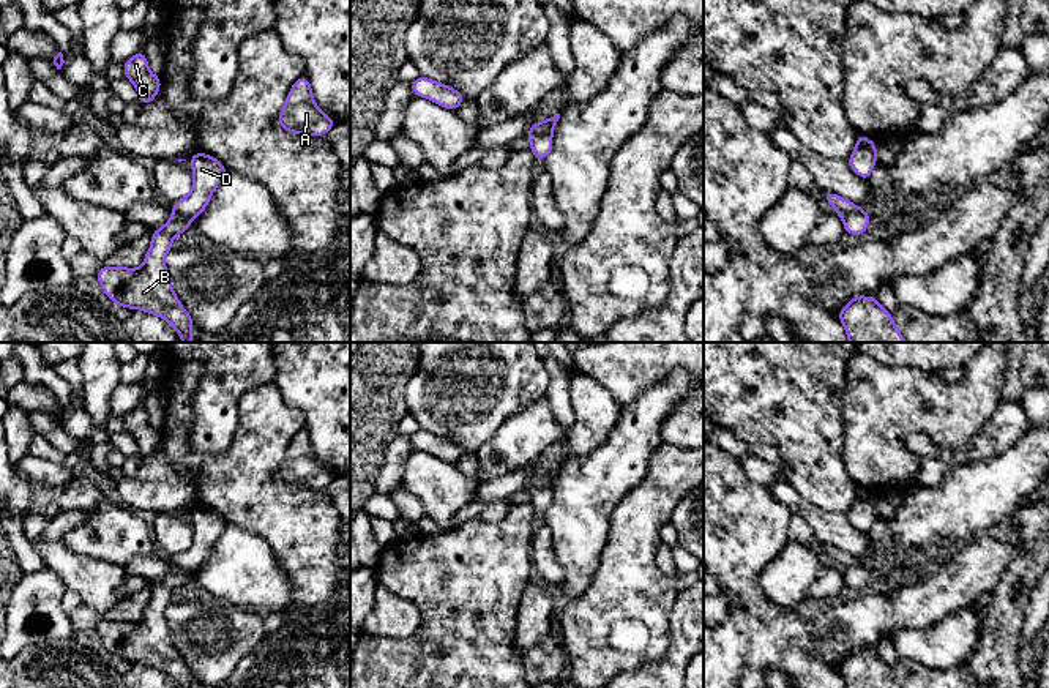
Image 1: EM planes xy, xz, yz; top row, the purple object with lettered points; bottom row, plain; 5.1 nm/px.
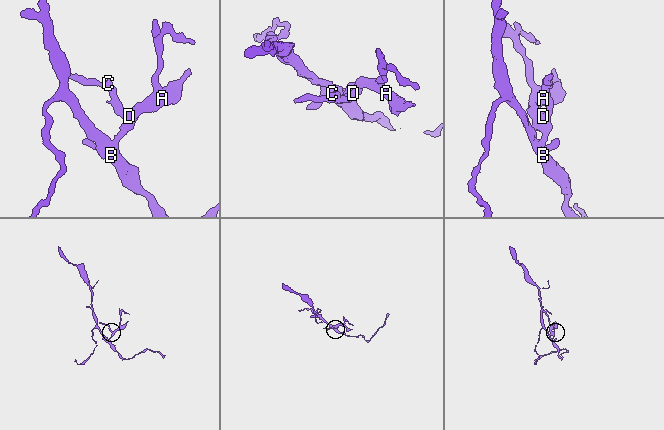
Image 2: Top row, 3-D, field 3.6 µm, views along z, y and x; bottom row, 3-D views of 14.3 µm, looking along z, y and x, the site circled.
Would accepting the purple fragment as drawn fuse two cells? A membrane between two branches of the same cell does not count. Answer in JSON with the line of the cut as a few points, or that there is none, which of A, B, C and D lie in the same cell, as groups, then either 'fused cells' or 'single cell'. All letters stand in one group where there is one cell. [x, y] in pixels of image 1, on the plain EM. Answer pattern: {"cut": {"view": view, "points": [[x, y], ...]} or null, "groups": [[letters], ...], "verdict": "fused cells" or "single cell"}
{"cut": {"view": "xz", "points": [[529, 483], [549, 489]]}, "groups": [["A", "D"], ["B", "C"]], "verdict": "fused cells"}

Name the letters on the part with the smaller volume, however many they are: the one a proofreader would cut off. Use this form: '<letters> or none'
A, D

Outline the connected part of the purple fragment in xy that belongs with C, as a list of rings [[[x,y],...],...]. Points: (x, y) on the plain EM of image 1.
[[[139,404],[134,407],[129,413],[123,415],[123,421],[126,432],[137,443],[139,459],[151,456],[161,442],[161,431],[150,426],[145,406]]]

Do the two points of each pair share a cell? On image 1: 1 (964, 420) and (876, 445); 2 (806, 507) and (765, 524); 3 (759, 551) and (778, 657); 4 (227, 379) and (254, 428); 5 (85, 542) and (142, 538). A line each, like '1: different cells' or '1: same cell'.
1: same cell
2: different cells
3: same cell
4: different cells
5: same cell

